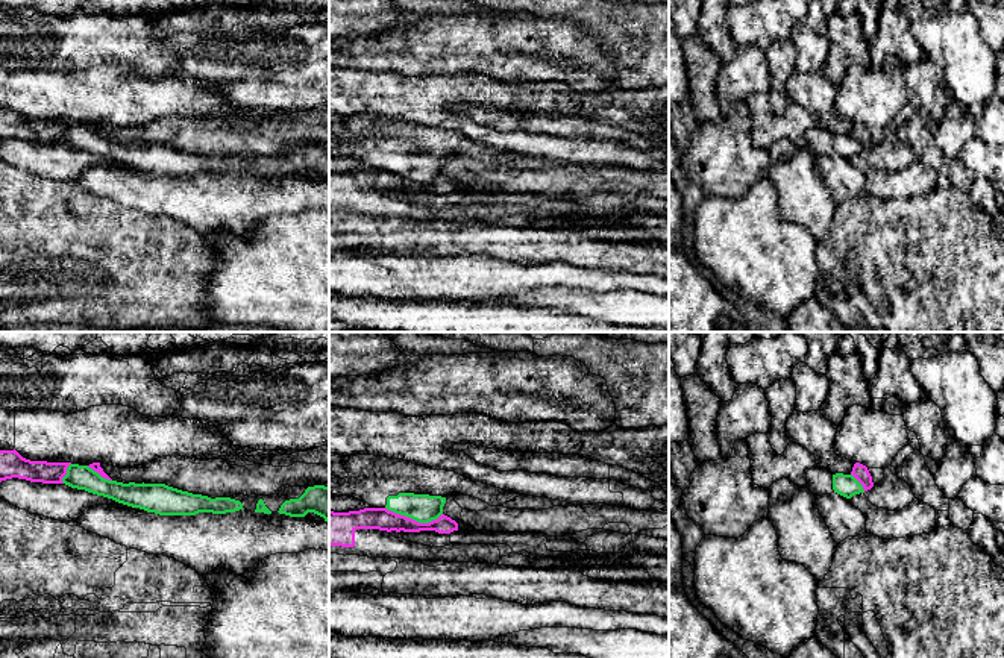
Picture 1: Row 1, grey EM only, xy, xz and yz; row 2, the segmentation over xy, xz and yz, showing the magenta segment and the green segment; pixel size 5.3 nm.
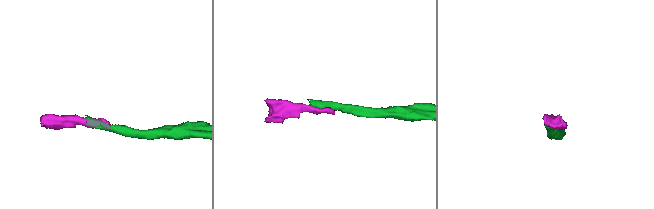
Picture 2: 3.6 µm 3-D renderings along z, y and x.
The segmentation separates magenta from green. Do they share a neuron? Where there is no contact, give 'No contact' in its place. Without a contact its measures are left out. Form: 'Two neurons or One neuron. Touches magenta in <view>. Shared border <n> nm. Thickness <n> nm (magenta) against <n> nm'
Two neurons. Touches magenta in xz. Shared border 300 nm. Thickness 120 nm (magenta) against 160 nm

